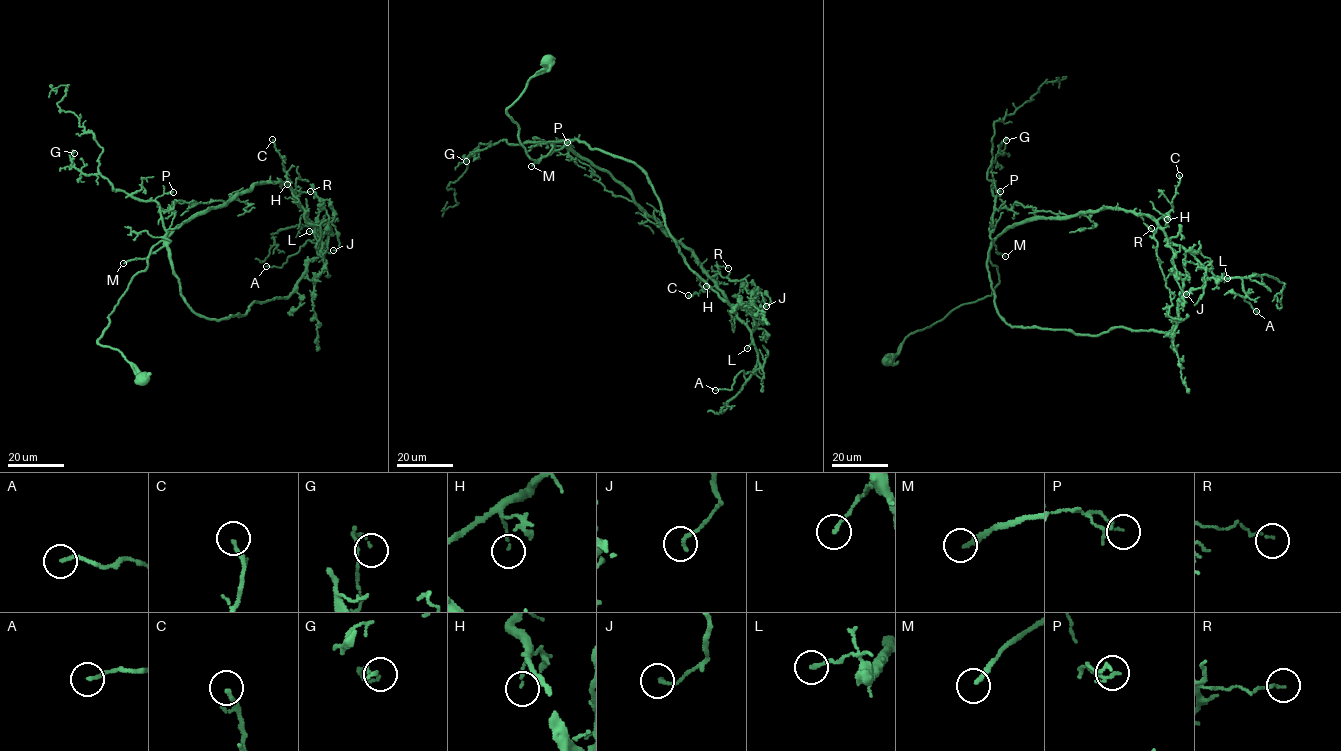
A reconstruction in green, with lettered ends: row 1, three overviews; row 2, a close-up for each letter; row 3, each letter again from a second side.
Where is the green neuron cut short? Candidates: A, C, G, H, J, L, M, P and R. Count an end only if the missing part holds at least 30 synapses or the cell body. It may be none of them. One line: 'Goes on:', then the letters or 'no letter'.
Goes on: M

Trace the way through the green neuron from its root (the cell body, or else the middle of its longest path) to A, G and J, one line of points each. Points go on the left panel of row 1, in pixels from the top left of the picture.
A: (142, 379), (98, 340), (154, 246), (255, 184), (283, 182), (318, 242), (266, 266)
G: (142, 379), (98, 340), (151, 249), (169, 241), (159, 205), (84, 175), (74, 153)
J: (142, 379), (98, 340), (158, 243), (185, 302), (217, 320), (289, 297), (330, 222), (333, 250)

